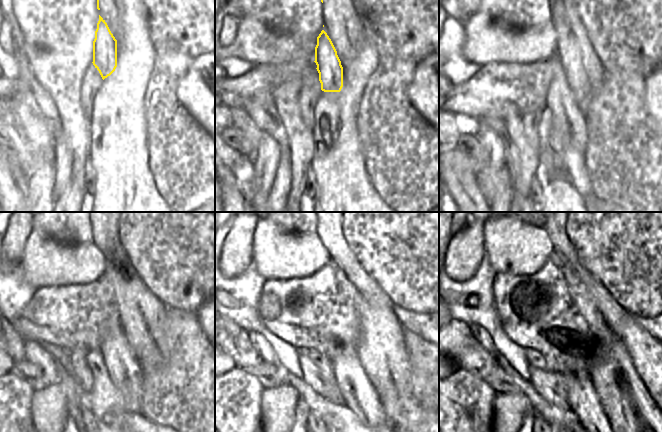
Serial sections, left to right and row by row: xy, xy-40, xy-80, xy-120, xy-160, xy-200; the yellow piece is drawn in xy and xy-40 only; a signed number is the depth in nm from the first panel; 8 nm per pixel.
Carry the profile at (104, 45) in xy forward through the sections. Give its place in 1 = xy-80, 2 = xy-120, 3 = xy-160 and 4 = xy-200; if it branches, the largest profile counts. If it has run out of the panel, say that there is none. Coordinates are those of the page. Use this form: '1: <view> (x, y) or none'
1: xy-80 (567, 121)
2: xy-120 (122, 363)
3: xy-160 (360, 395)
4: xy-200 (590, 401)

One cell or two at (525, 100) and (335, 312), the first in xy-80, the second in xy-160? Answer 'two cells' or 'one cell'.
one cell

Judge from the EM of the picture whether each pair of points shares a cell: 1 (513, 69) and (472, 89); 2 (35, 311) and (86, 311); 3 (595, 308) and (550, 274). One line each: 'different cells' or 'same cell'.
1: same cell
2: same cell
3: same cell

